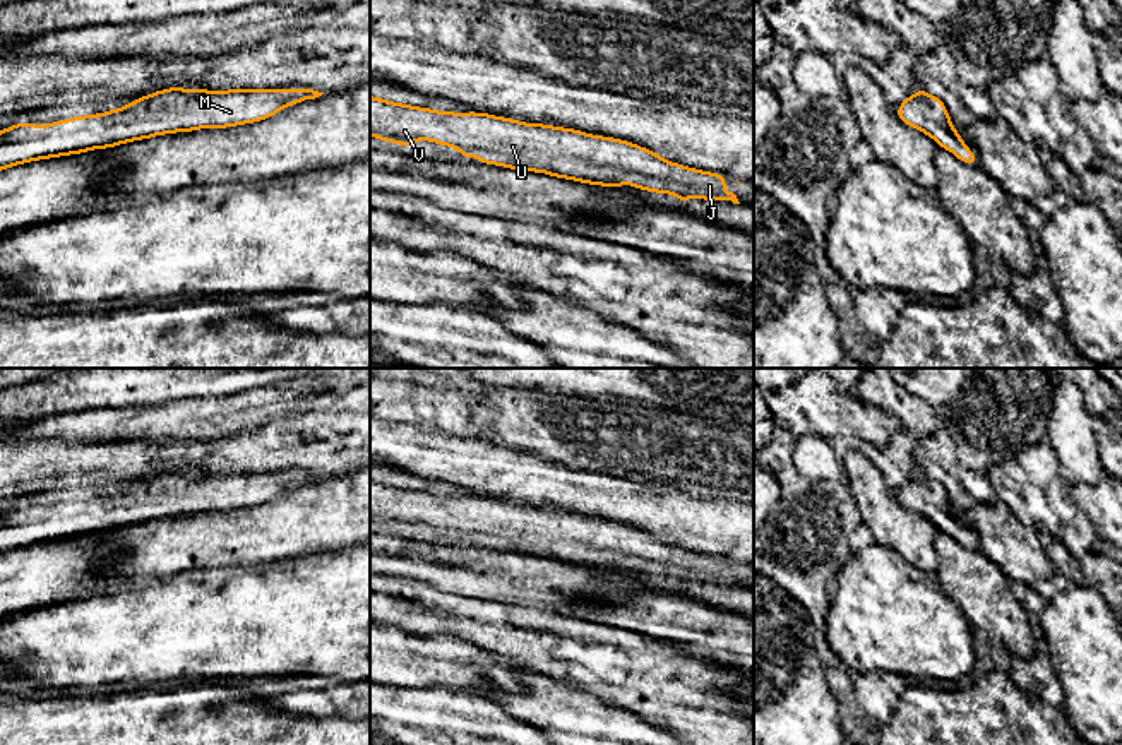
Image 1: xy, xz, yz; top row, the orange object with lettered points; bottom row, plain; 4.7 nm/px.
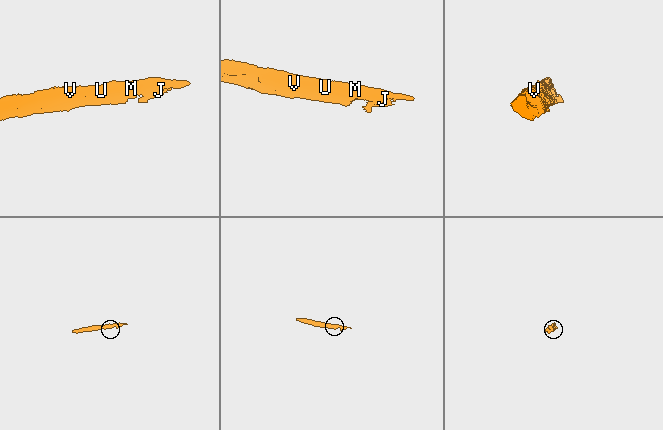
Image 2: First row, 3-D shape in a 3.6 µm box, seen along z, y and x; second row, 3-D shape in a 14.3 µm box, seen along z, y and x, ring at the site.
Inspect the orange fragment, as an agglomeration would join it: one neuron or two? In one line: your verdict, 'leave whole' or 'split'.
leave whole

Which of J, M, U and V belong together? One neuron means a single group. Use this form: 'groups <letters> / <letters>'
groups J M U V

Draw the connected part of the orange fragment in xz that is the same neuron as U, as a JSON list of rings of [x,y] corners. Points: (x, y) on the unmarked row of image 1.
[[[370,480],[370,519],[406,531],[423,522],[457,533],[466,545],[474,539],[476,546],[545,557],[555,562],[603,569],[606,572],[634,569],[636,574],[673,577],[678,586],[699,581],[704,586],[711,582],[740,587],[737,579],[723,570],[728,562],[725,557],[702,555],[680,546],[670,546],[654,534],[641,531],[636,526],[593,519],[577,512],[524,507],[516,502],[478,495],[437,495],[433,492],[420,492]]]

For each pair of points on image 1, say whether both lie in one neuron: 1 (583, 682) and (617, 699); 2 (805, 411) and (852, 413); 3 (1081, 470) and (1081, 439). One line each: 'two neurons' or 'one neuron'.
1: one neuron
2: one neuron
3: one neuron

